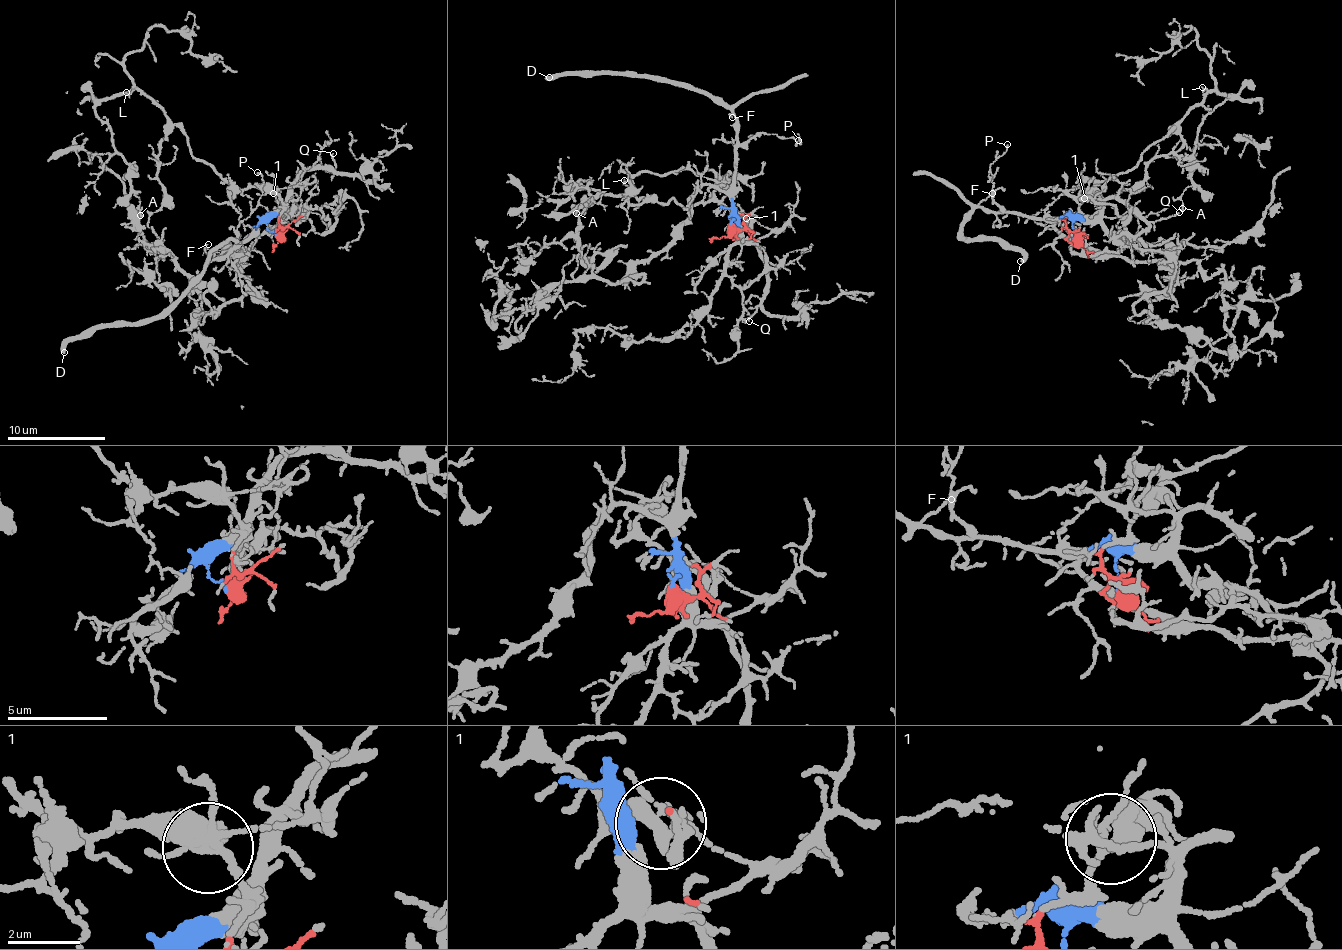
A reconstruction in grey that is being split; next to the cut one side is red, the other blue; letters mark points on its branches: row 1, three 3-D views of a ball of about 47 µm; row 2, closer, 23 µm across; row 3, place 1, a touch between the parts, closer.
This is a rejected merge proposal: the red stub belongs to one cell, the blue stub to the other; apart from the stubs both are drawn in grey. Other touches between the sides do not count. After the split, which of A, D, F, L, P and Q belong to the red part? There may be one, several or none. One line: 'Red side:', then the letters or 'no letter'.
Red side: A, L

